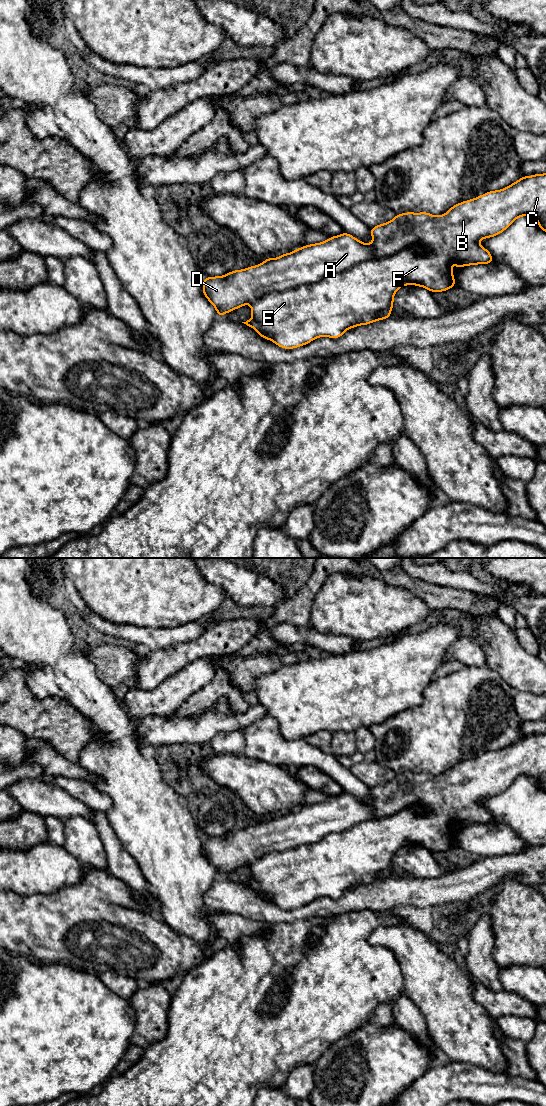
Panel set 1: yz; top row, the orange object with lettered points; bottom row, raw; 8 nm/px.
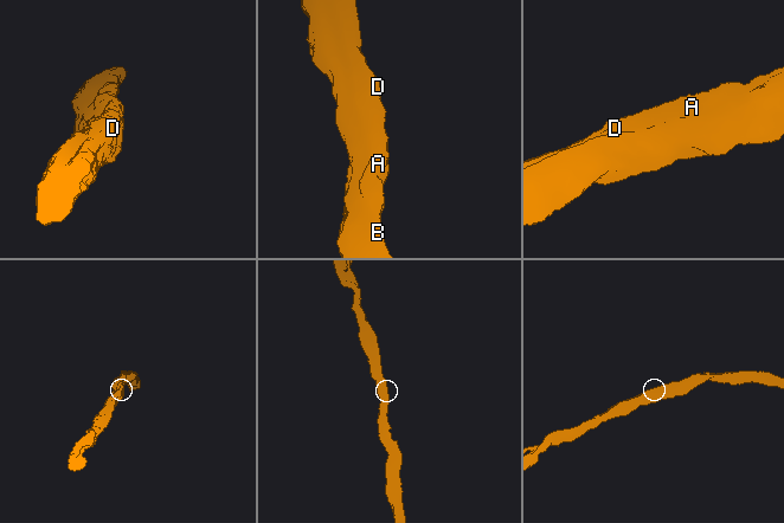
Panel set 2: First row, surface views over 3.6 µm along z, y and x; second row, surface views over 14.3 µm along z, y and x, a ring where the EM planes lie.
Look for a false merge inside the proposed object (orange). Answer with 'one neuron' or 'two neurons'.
one neuron

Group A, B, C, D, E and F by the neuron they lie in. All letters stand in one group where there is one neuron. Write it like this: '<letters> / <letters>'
A B C D E F

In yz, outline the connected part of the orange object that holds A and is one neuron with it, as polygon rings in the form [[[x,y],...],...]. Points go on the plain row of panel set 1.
[[[546,733],[521,737],[502,750],[489,751],[458,763],[444,775],[396,774],[393,780],[370,789],[373,798],[370,804],[344,792],[280,817],[266,818],[256,826],[234,830],[224,836],[203,838],[203,855],[215,867],[218,877],[250,864],[253,877],[242,883],[284,909],[298,908],[323,896],[338,899],[350,888],[391,877],[393,858],[401,846],[412,844],[431,852],[443,852],[456,847],[451,823],[455,827],[493,823],[491,813],[479,801],[502,793],[521,776],[536,778],[539,788],[546,792]]]

